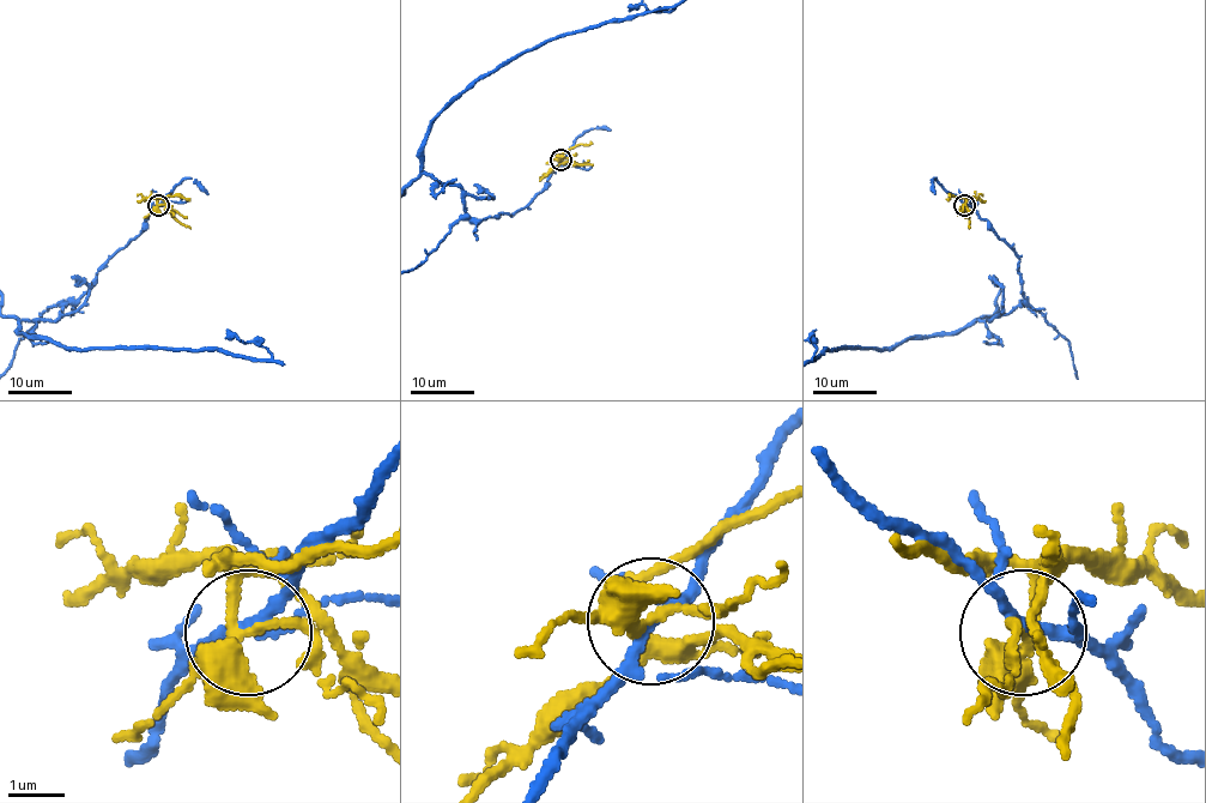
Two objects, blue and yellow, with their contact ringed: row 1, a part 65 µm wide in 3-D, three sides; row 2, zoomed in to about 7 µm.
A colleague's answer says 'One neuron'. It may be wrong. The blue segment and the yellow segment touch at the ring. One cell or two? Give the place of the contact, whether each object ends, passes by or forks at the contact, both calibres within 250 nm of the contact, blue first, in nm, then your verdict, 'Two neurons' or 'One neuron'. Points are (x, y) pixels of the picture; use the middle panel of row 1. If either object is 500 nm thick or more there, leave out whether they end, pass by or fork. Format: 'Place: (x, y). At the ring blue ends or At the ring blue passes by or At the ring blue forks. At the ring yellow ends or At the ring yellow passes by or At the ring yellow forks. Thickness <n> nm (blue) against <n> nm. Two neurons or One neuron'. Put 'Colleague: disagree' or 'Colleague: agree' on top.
Colleague: disagree
Place: (561, 160). At the ring blue forks. At the ring yellow forks. Thickness 150 nm (blue) against 260 nm. Two neurons

